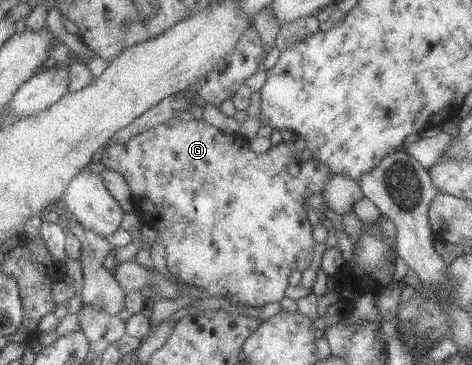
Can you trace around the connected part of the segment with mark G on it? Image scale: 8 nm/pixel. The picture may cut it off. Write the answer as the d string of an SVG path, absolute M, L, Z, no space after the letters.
M175 118L123 144L105 146L100 153L100 162L124 178L130 195L136 197L132 198L136 210L142 210L142 206L154 210L154 214L150 212L154 224L148 226L156 231L156 240L164 246L168 273L190 288L206 290L208 298L226 296L246 308L278 303L289 286L290 272L310 268L315 243L311 236L313 227L302 204L308 195L322 192L326 180L336 174L311 158L299 163L296 177L290 176L286 166L290 160L299 162L295 142L282 141L264 154L254 154L248 140L238 133L222 133L203 119L182 122Z

